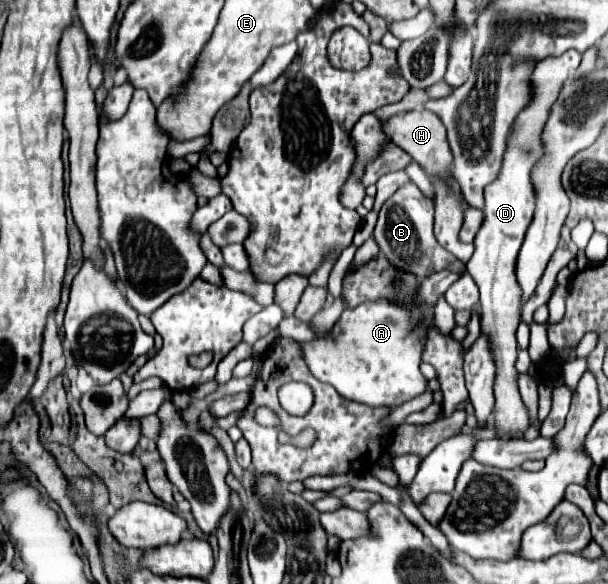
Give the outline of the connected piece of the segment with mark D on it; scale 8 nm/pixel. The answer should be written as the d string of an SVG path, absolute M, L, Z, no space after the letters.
M567 50L563 56L549 56L535 62L533 74L529 78L531 102L525 106L525 110L521 110L521 114L513 122L497 178L491 182L491 186L485 186L483 224L475 236L475 254L465 266L481 292L481 330L485 330L493 340L491 344L497 364L493 416L495 416L495 428L499 430L501 438L517 436L529 426L527 408L521 402L517 390L517 370L515 370L515 358L517 358L515 330L521 320L519 316L521 288L515 280L515 260L523 244L523 238L527 234L529 222L535 214L535 186L531 182L531 172L543 158L541 134L545 130L549 110L557 100L563 82L567 82L575 74L579 62L581 62L581 54L577 50Z

